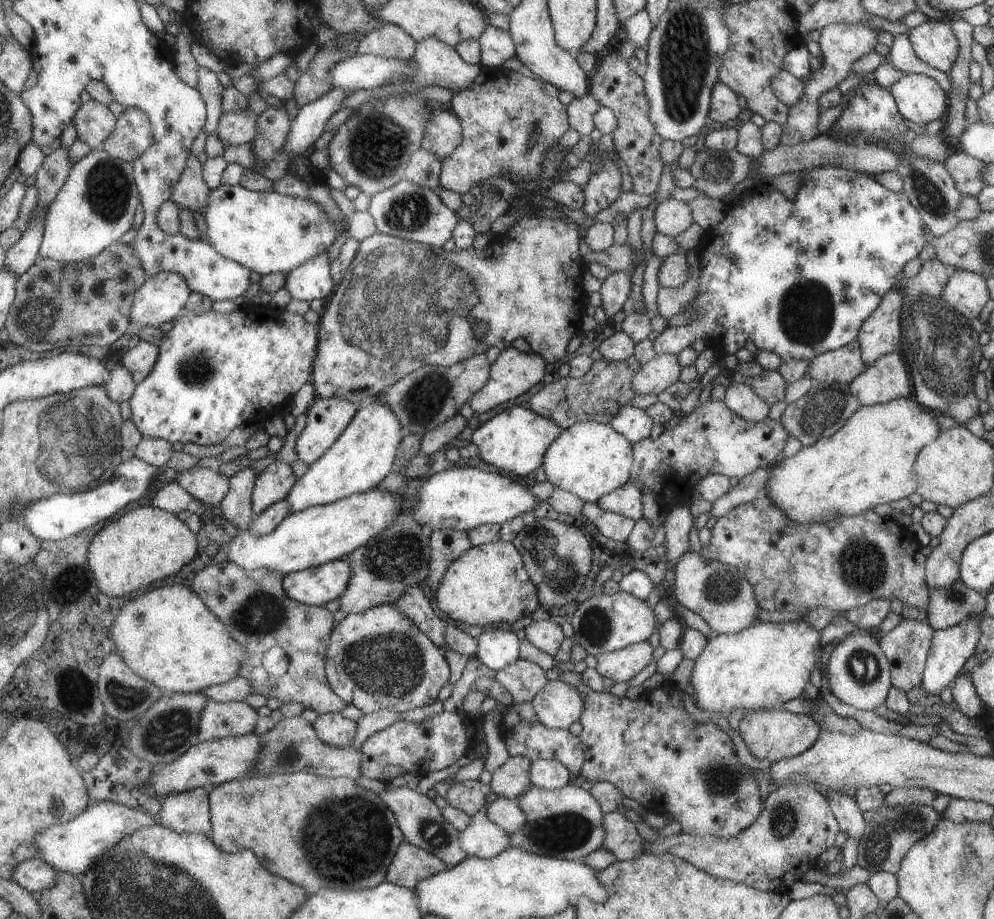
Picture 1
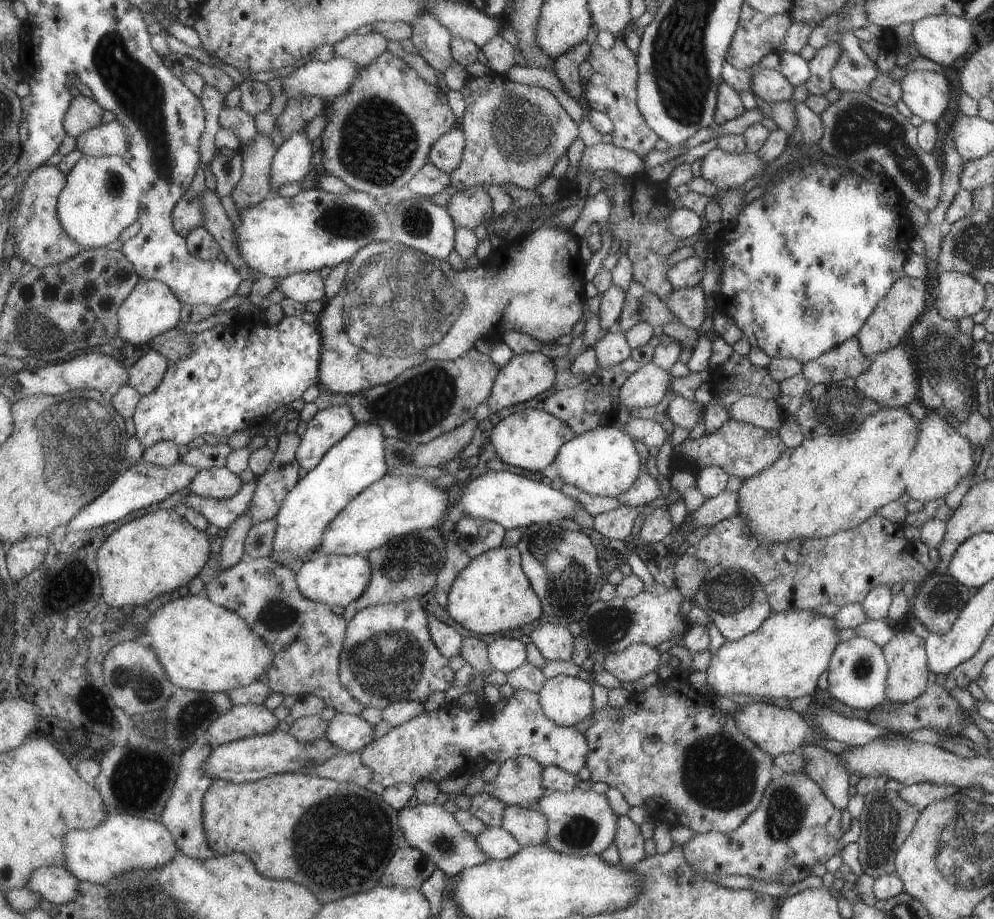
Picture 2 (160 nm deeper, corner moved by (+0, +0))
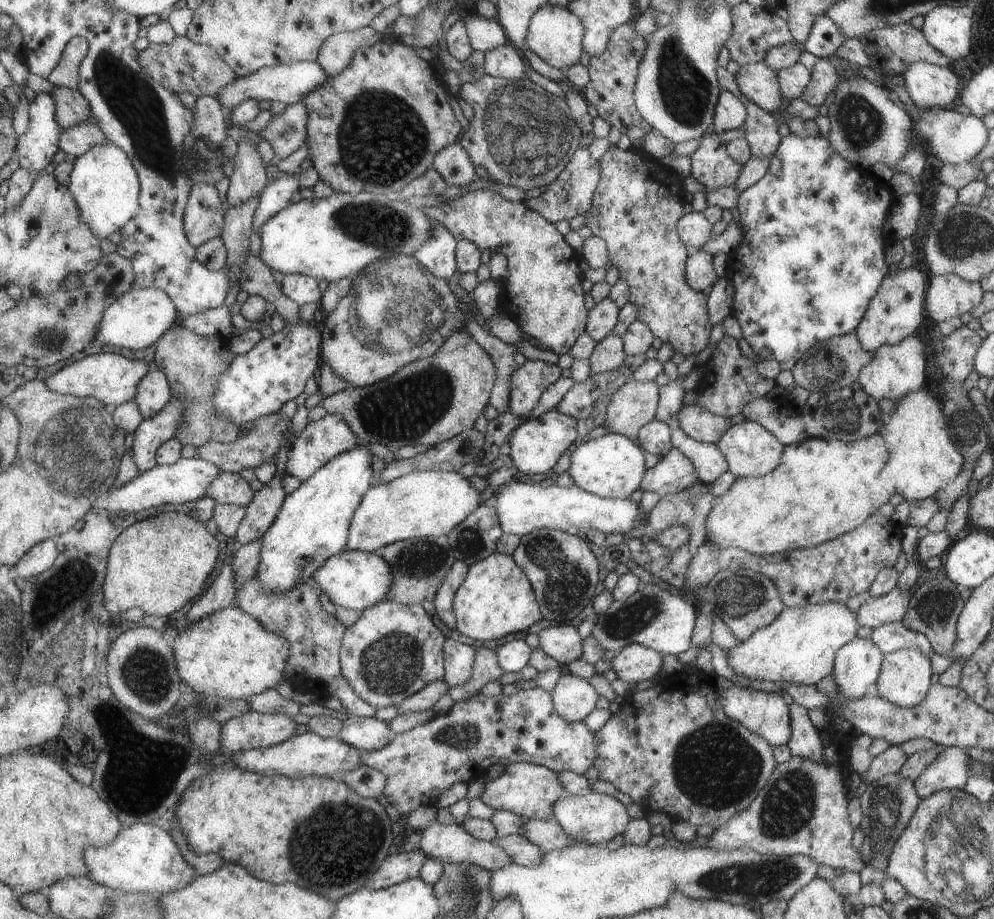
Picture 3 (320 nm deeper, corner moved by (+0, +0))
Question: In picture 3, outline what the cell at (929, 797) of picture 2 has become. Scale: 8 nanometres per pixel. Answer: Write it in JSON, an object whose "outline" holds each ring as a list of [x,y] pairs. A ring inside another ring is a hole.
{"outline":[[[945,747],[939,749],[937,758],[915,778],[913,788],[919,802],[923,802],[923,798],[944,789],[962,791],[966,787],[967,776],[970,776],[969,757],[965,749]]]}

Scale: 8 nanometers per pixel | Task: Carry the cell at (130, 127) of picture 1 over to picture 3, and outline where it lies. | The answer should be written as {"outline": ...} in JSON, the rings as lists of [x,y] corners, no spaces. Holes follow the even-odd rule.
{"outline":[[[83,123],[63,132],[59,149],[65,150],[70,156],[77,158],[87,154],[91,148],[101,146],[101,144],[109,141],[109,136],[105,134],[105,130],[100,125]]]}

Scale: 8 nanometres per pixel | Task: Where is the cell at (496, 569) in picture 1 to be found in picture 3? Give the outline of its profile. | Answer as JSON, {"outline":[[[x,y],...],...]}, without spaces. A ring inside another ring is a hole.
{"outline":[[[496,551],[469,567],[463,587],[459,588],[455,596],[454,612],[459,633],[481,642],[526,630],[542,619],[527,576],[511,555]]]}

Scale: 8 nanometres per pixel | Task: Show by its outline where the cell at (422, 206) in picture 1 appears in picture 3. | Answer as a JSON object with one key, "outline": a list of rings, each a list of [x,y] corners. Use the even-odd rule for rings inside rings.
{"outline":[[[434,220],[431,236],[421,244],[414,256],[437,278],[451,280],[459,269],[457,248],[458,242],[453,232],[445,224]]]}

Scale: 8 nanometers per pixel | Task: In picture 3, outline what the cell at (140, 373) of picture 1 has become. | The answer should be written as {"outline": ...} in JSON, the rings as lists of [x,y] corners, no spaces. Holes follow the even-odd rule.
{"outline":[[[152,363],[153,368],[141,382],[135,394],[135,400],[139,404],[139,410],[144,418],[151,418],[159,414],[174,396],[167,374]]]}

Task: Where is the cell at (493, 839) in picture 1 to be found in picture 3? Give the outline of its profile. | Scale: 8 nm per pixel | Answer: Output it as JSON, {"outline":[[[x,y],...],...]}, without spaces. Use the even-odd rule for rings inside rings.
{"outline":[[[521,835],[495,836],[491,842],[503,849],[515,865],[535,866],[544,854],[541,848],[527,842]]]}

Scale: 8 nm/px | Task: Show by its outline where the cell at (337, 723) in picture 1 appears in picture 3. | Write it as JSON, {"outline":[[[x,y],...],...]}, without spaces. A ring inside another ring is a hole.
{"outline":[[[347,717],[339,738],[359,750],[373,751],[385,748],[395,733],[389,723],[375,717]]]}

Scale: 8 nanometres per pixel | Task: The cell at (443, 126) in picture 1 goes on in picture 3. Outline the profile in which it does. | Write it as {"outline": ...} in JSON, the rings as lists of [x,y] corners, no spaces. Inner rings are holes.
{"outline":[[[459,142],[443,148],[435,156],[434,168],[445,178],[448,185],[469,185],[476,179],[478,170],[471,164],[469,154]]]}

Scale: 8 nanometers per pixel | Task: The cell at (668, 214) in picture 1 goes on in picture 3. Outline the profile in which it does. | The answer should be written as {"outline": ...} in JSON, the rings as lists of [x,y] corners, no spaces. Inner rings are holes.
{"outline":[[[690,212],[677,222],[678,237],[688,251],[694,251],[711,239],[712,227],[702,212]]]}

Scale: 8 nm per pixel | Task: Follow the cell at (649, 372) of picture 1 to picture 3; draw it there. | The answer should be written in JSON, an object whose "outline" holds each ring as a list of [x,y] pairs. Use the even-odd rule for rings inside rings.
{"outline":[[[627,380],[617,391],[611,396],[609,404],[607,404],[607,412],[605,412],[605,422],[602,426],[607,428],[607,433],[621,434],[627,436],[631,441],[637,441],[637,432],[643,424],[650,423],[654,420],[655,412],[658,408],[659,386],[654,380]]]}

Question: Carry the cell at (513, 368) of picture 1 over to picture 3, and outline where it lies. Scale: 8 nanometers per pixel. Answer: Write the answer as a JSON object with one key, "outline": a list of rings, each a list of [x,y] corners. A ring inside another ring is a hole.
{"outline":[[[526,359],[509,376],[507,412],[525,416],[540,400],[539,396],[559,378],[559,372],[557,364]]]}

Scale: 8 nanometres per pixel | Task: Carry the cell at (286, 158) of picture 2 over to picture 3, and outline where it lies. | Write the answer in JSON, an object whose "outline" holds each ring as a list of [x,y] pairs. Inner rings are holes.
{"outline":[[[280,172],[281,174],[272,179],[267,184],[263,195],[261,196],[257,214],[255,214],[254,231],[261,233],[261,226],[265,226],[265,222],[275,216],[277,212],[281,212],[283,208],[289,206],[291,198],[299,193],[299,176],[300,174],[291,174],[291,172]]]}

